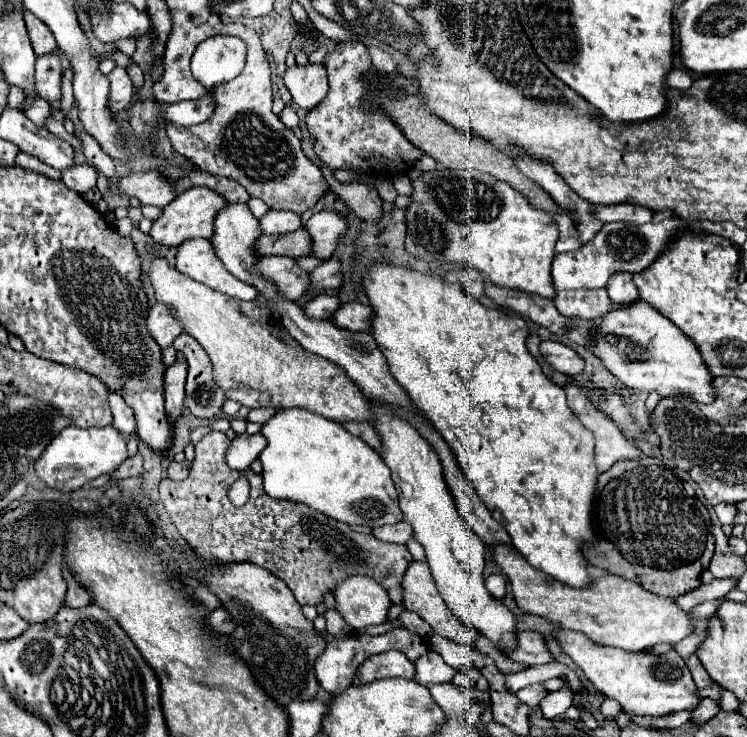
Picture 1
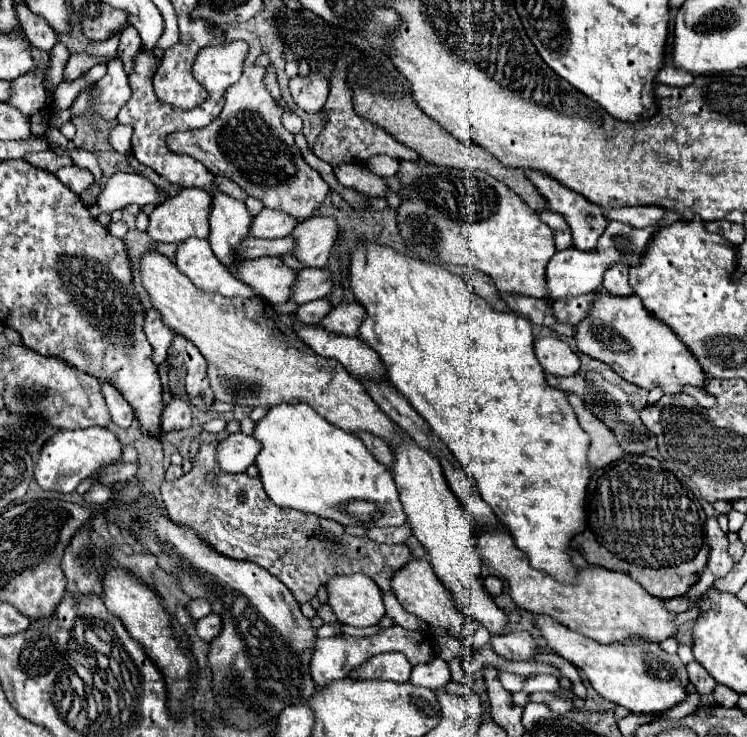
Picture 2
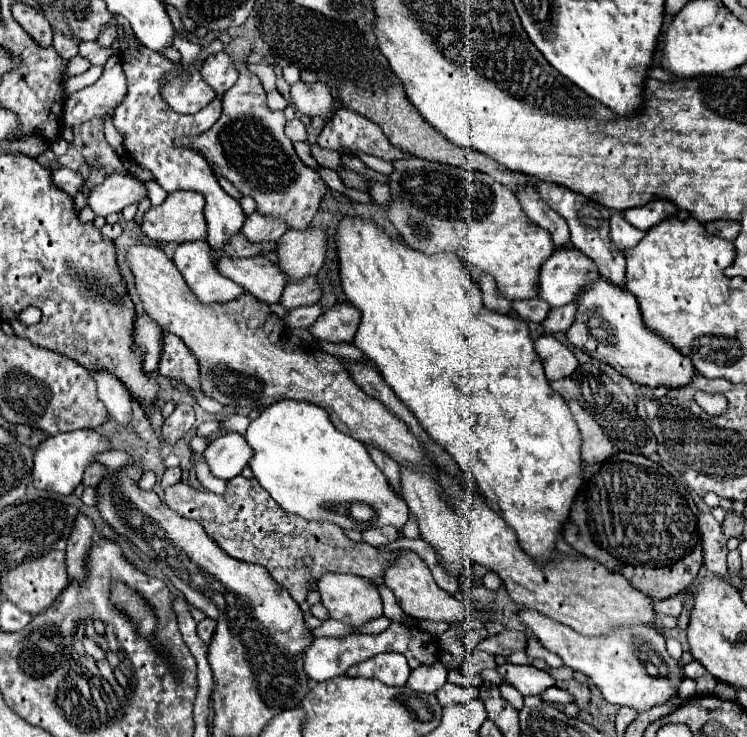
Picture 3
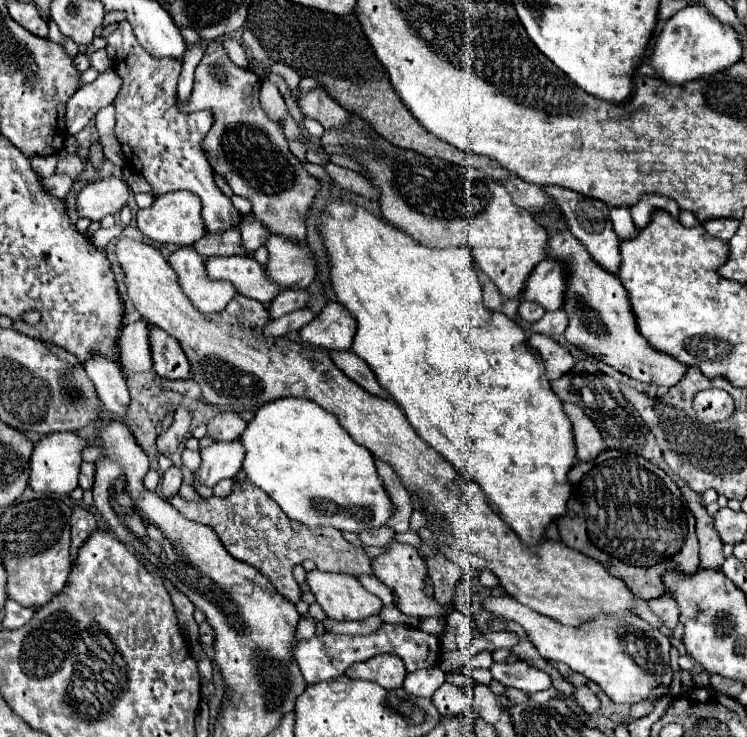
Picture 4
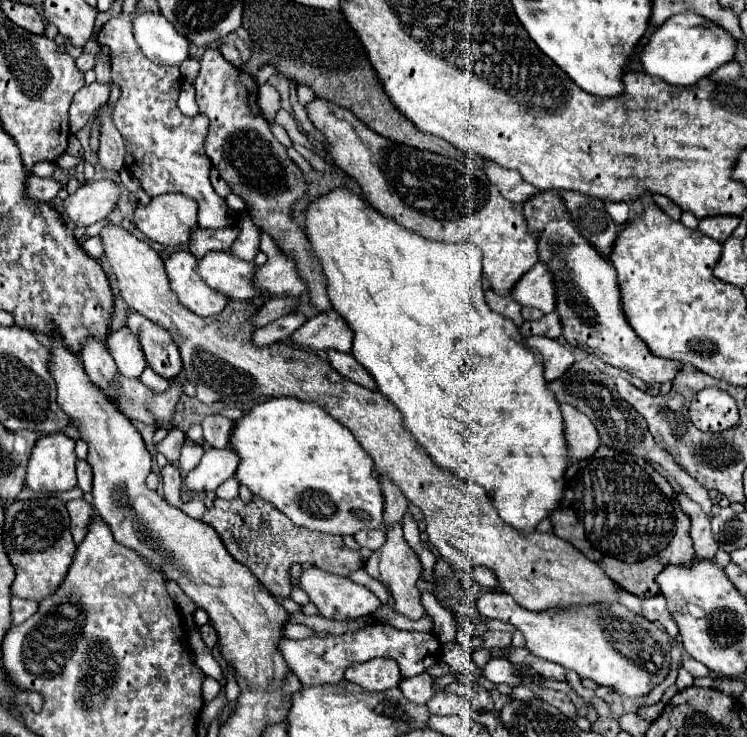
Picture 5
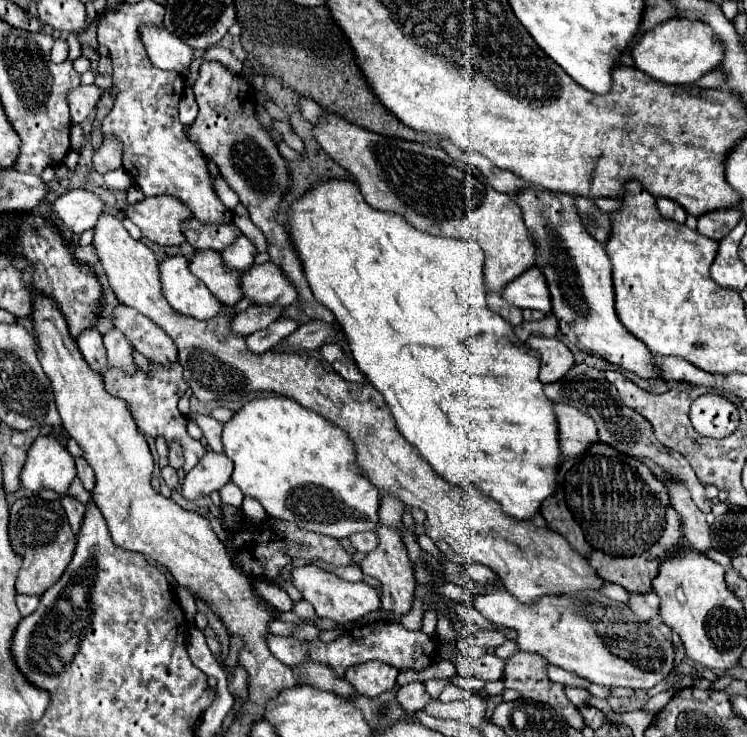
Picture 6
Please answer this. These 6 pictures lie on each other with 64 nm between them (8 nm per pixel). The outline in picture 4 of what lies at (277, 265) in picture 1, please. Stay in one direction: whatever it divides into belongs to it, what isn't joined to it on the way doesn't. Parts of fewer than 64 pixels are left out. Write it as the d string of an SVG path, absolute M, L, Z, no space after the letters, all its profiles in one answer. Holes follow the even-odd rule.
M214 256L206 260L206 270L210 278L230 280L238 294L256 298L264 304L270 304L280 294L280 286L268 280L264 266L258 264L252 256Z

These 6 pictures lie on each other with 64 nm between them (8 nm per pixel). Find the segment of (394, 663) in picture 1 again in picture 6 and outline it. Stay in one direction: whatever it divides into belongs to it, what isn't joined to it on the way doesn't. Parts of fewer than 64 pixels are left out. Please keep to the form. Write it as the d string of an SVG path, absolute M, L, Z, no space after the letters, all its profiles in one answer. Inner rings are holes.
M372 660L372 662L362 662L354 664L352 668L346 670L346 680L356 688L356 692L374 698L386 690L392 690L396 684L398 670L390 664Z

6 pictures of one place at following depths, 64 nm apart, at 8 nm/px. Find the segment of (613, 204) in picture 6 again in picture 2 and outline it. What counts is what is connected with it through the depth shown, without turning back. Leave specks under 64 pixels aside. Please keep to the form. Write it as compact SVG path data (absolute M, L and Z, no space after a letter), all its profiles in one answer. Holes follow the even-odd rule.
M610 222L606 226L606 230L602 232L598 244L594 250L590 252L580 252L576 248L570 250L562 250L556 252L546 268L546 280L548 280L548 296L552 300L558 300L562 296L580 296L580 294L588 294L594 292L602 286L602 278L604 272L616 264L624 264L624 266L636 266L640 264L642 256L646 254L646 248L650 244L650 240L656 234L656 226L646 226L646 228L634 228L630 224L624 222Z

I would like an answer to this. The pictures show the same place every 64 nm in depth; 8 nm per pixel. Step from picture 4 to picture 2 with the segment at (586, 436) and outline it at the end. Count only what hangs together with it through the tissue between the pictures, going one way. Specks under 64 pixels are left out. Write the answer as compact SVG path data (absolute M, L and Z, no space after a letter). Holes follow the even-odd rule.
M570 394L568 396L568 402L574 408L580 426L592 438L592 444L590 444L590 450L588 450L588 460L590 460L590 464L594 468L606 468L614 460L620 460L620 458L626 456L626 452L622 450L622 446L616 440L614 432L584 406L584 402L580 400L580 396Z

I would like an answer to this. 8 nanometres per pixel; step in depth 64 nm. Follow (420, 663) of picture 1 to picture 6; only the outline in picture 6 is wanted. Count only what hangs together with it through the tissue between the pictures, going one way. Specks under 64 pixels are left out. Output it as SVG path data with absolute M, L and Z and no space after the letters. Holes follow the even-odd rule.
M410 682L406 686L400 686L398 690L398 702L402 704L404 710L408 712L418 712L418 710L424 710L424 706L430 702L430 694L426 692L424 684L422 682Z

